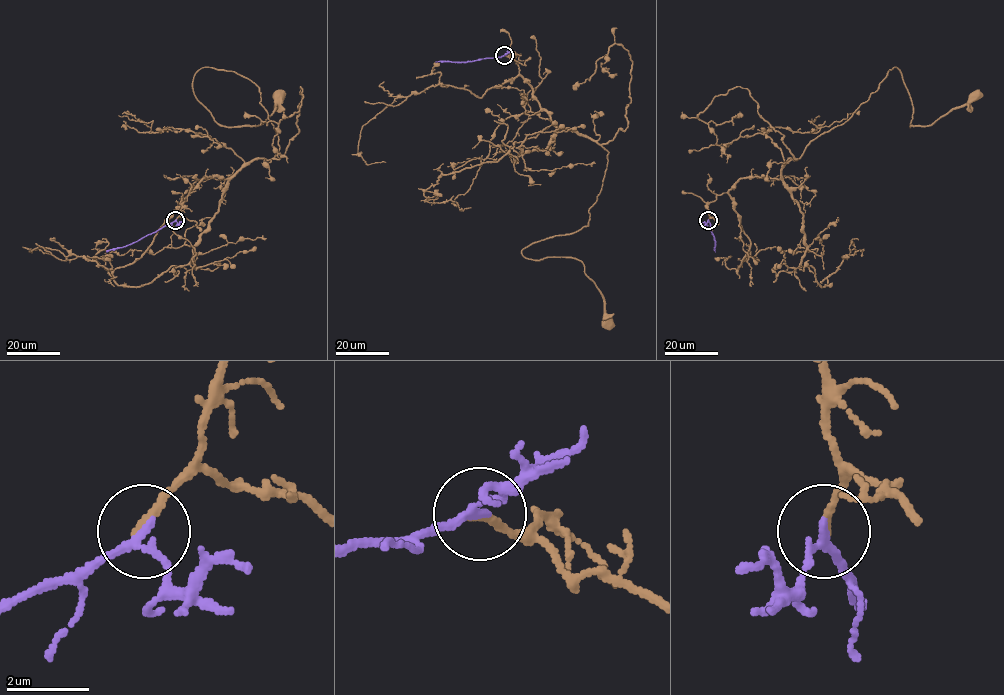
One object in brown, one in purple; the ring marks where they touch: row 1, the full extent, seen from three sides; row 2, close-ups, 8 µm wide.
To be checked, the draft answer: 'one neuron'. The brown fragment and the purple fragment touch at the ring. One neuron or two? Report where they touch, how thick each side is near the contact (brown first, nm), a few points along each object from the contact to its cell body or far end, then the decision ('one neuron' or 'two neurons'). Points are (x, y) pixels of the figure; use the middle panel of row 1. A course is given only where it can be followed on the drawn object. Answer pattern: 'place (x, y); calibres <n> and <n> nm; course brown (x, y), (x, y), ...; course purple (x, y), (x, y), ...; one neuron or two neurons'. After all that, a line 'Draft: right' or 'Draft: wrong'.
place (504, 55); calibres 180 and 180 nm; course brown (504, 55), (556, 126), (608, 152), (588, 225), (530, 244), (522, 254), (579, 260), (603, 299), (605, 320); course purple (504, 55), (466, 62), (435, 62); two neurons
Draft: wrong

